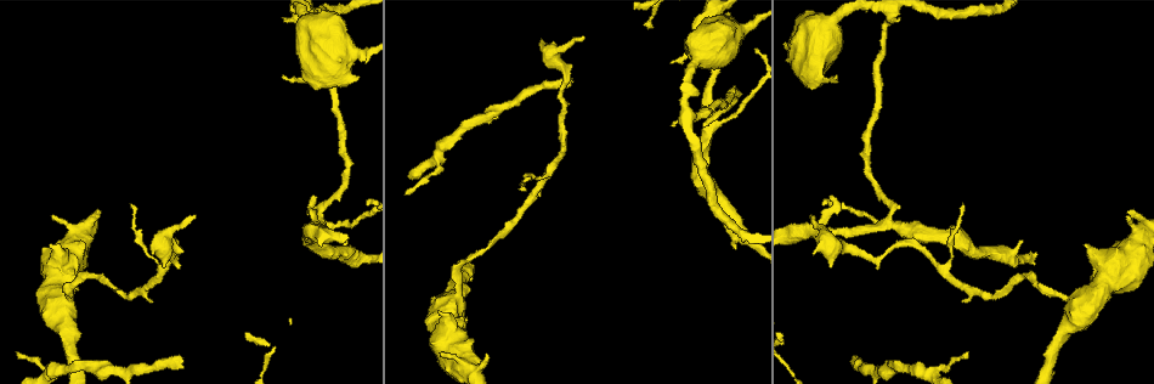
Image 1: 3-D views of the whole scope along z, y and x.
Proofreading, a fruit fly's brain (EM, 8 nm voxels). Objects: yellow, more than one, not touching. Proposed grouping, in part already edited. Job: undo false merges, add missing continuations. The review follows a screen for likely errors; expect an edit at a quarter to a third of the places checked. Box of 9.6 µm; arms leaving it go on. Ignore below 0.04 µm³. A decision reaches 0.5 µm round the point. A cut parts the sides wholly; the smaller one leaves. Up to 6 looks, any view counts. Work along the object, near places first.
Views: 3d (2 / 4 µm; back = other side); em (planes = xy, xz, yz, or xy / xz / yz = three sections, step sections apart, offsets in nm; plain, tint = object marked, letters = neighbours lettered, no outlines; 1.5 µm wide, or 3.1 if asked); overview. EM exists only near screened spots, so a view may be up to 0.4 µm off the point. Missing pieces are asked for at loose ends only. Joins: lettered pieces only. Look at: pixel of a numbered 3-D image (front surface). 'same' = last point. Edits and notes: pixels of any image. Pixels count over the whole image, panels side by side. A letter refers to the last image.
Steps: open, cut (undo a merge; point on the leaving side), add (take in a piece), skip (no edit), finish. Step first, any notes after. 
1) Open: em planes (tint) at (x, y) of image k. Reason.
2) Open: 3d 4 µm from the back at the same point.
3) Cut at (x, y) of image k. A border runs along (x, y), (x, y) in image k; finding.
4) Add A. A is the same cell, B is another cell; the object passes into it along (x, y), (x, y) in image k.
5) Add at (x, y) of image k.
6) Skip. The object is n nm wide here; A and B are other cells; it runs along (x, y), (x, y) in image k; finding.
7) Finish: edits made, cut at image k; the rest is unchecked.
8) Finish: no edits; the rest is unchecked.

Open: 3d 4 µm from the back at (367, 205) of image 1. Thin end.

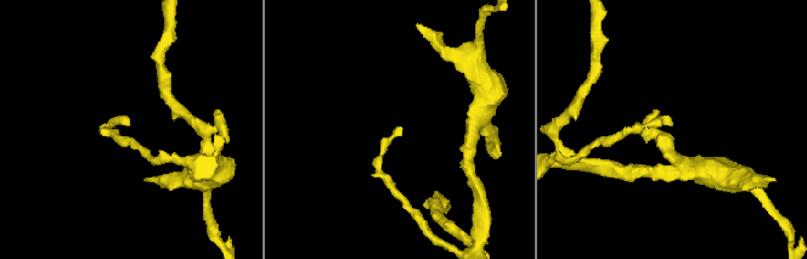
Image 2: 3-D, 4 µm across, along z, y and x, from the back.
Open: em xy step 8 (tint) at (128, 122) of image 2. Now the EM.

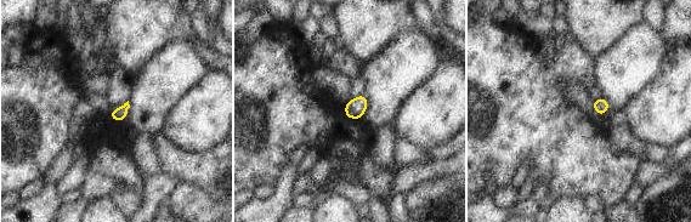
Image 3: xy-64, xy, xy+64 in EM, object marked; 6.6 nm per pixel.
Open: em planes (letters) at the same point.

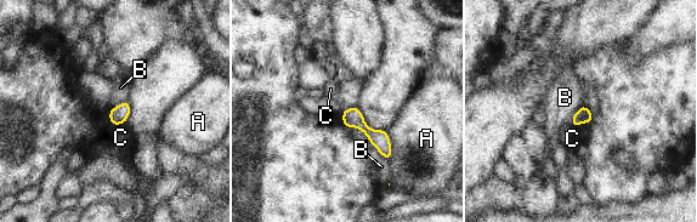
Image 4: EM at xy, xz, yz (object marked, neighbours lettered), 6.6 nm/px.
Skip. The longest contact is with A, 200 nm; A, B and C are other cells; no lettered piece goes on from it.

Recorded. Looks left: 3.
Open: 3d 4 µm at (320, 220) of image 1. Four arms meet.

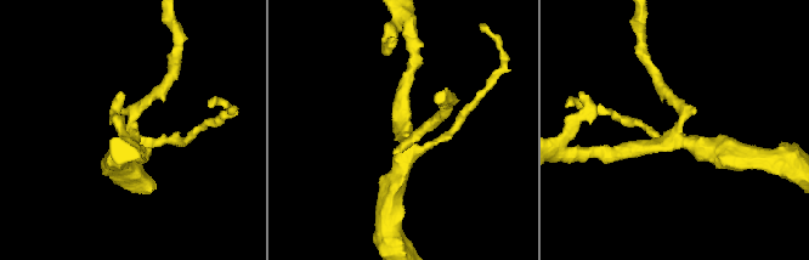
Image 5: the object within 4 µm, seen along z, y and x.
Open: em planes (letters) at (680, 136) of image 5. 4 arms meet here; need the tissue.

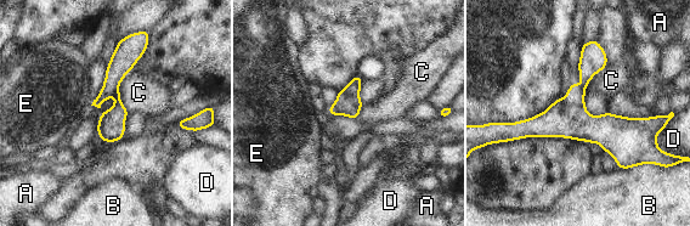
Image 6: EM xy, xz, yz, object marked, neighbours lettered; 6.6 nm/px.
Cut at (111, 128) of image 6. The object is 170 nm wide here; A, B, C, D and E are other cells; a second neuron is stuck on.

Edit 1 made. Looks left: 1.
Finish: edits made, cut at image 6; the rest is unchecked.

